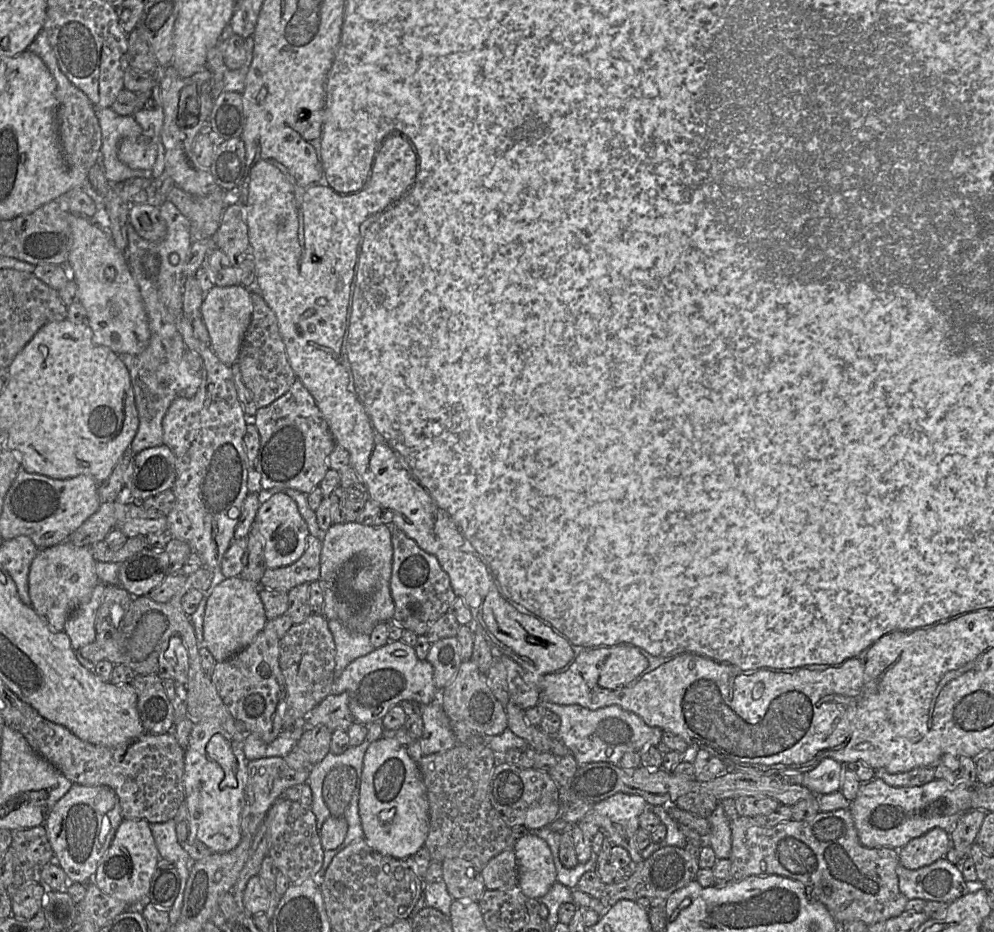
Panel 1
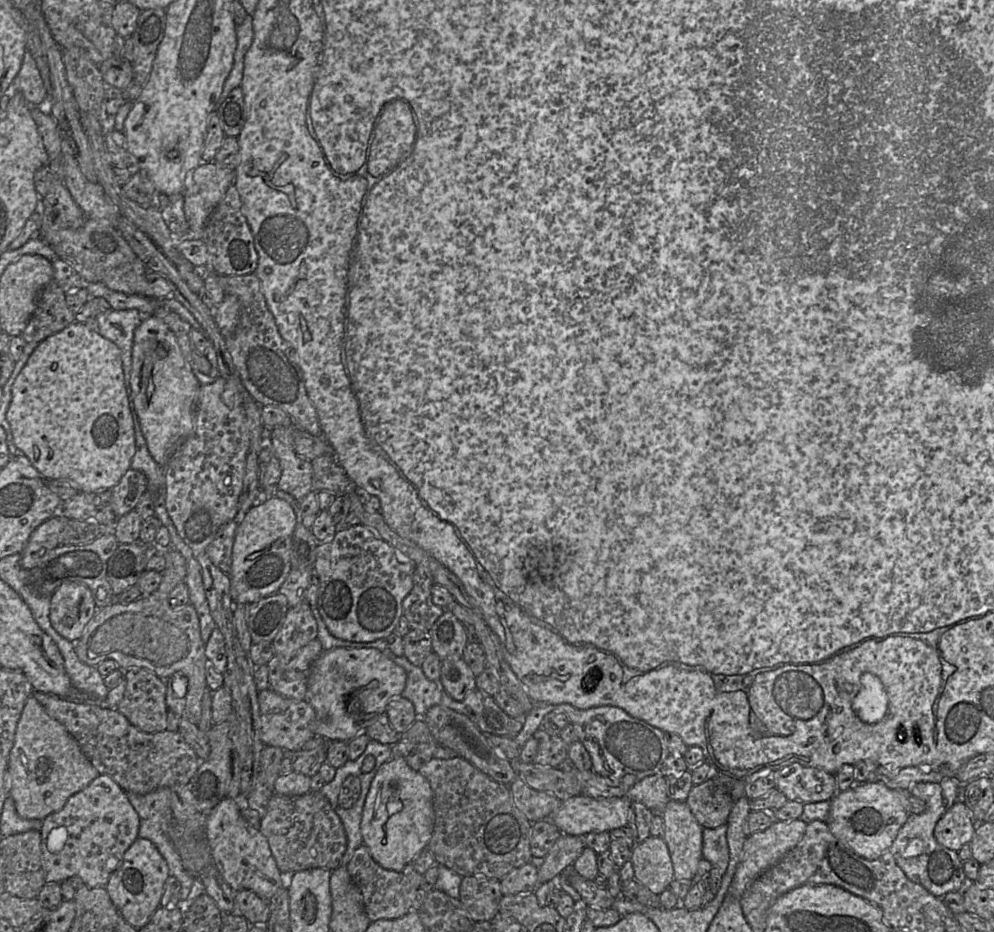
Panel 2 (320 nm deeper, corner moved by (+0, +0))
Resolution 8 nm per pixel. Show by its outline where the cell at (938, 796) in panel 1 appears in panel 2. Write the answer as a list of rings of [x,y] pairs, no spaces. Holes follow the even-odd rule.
[[[878,781],[856,782],[845,791],[837,791],[826,821],[829,830],[857,855],[867,860],[879,858],[891,847],[909,817],[901,802],[902,791],[908,790],[891,789]]]

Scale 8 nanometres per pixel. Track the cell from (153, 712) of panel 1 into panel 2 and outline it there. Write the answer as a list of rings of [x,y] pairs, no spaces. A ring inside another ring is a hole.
[[[145,668],[123,670],[127,684],[117,710],[143,732],[157,733],[166,730],[166,683]]]

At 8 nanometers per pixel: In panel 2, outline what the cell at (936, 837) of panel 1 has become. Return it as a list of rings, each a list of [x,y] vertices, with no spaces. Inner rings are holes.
[[[961,800],[955,802],[937,821],[934,828],[934,836],[942,846],[958,852],[964,844],[971,842],[976,822],[974,821],[969,808]]]

